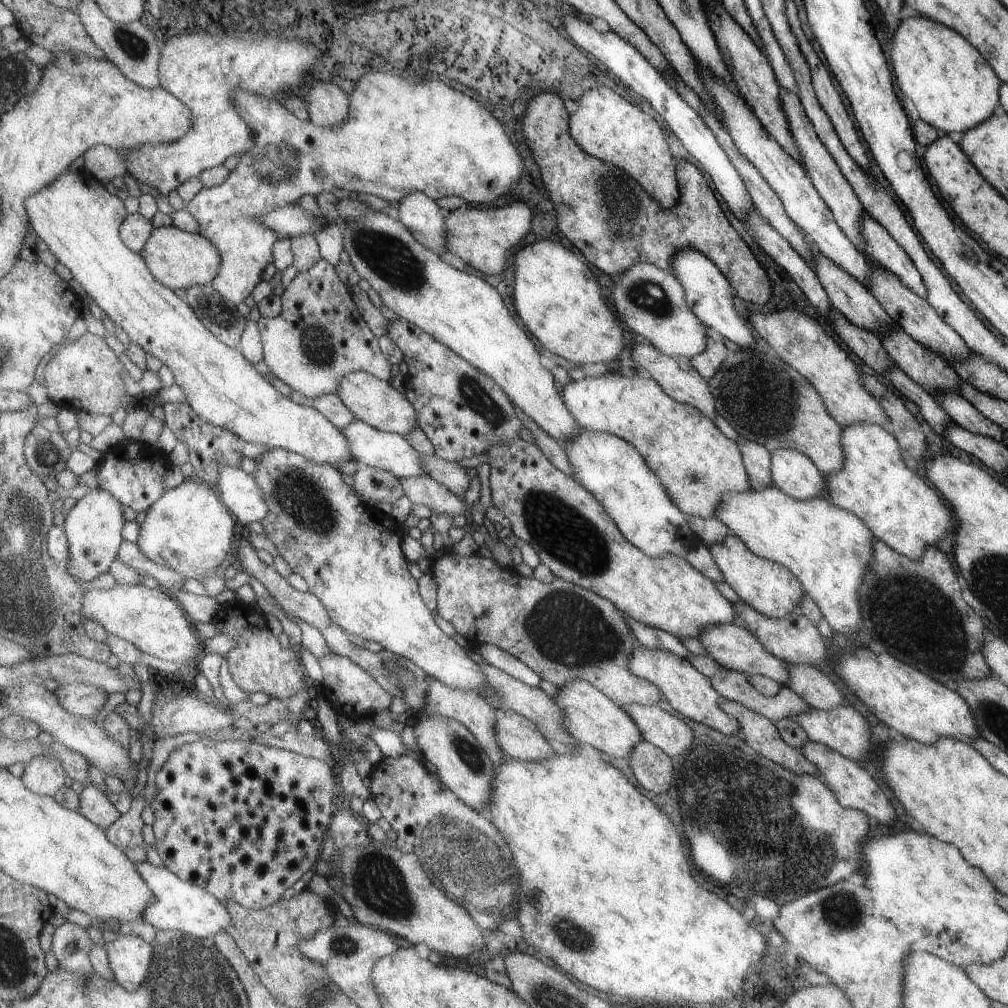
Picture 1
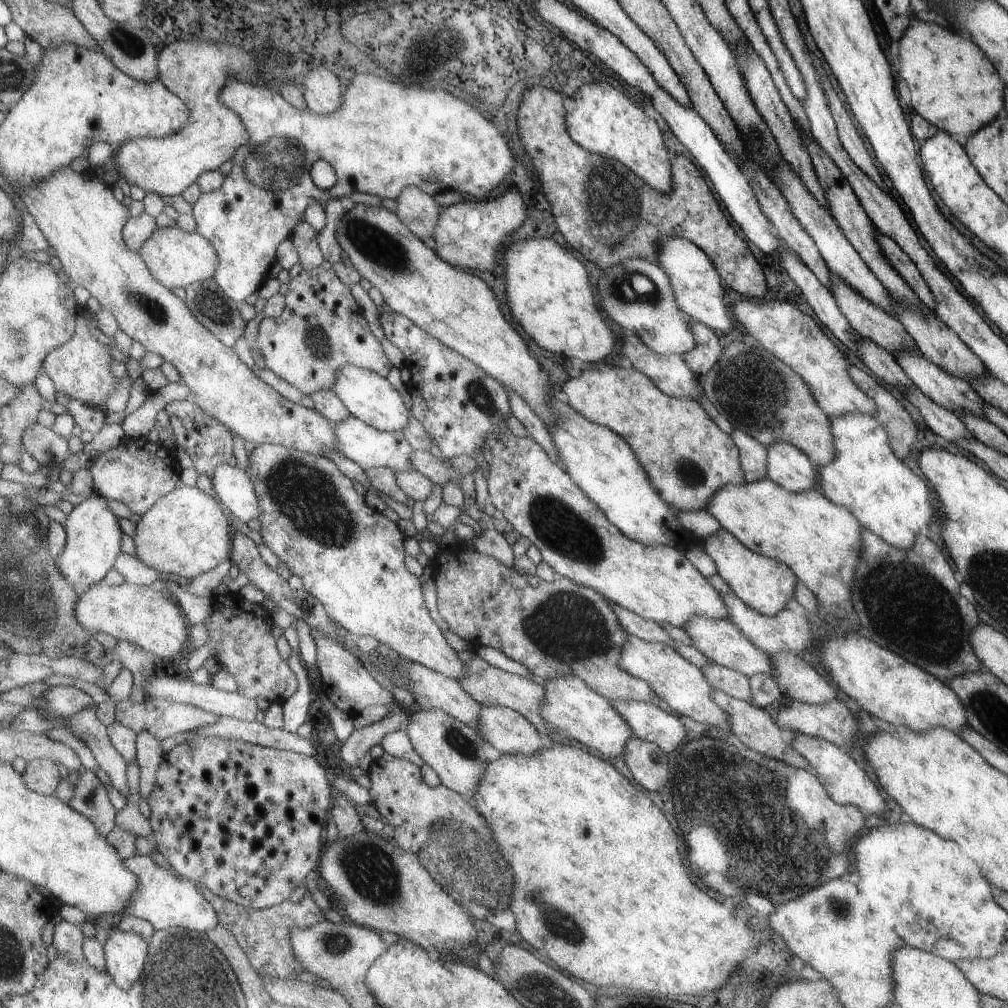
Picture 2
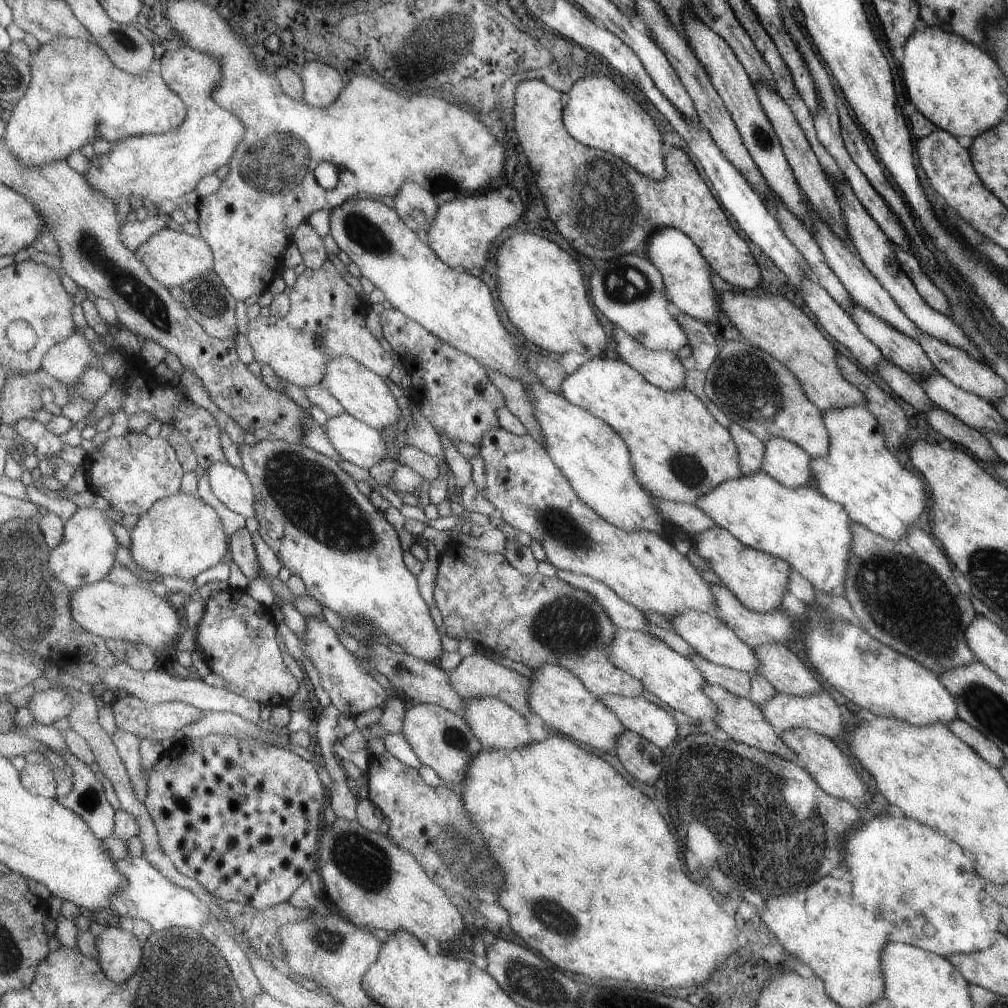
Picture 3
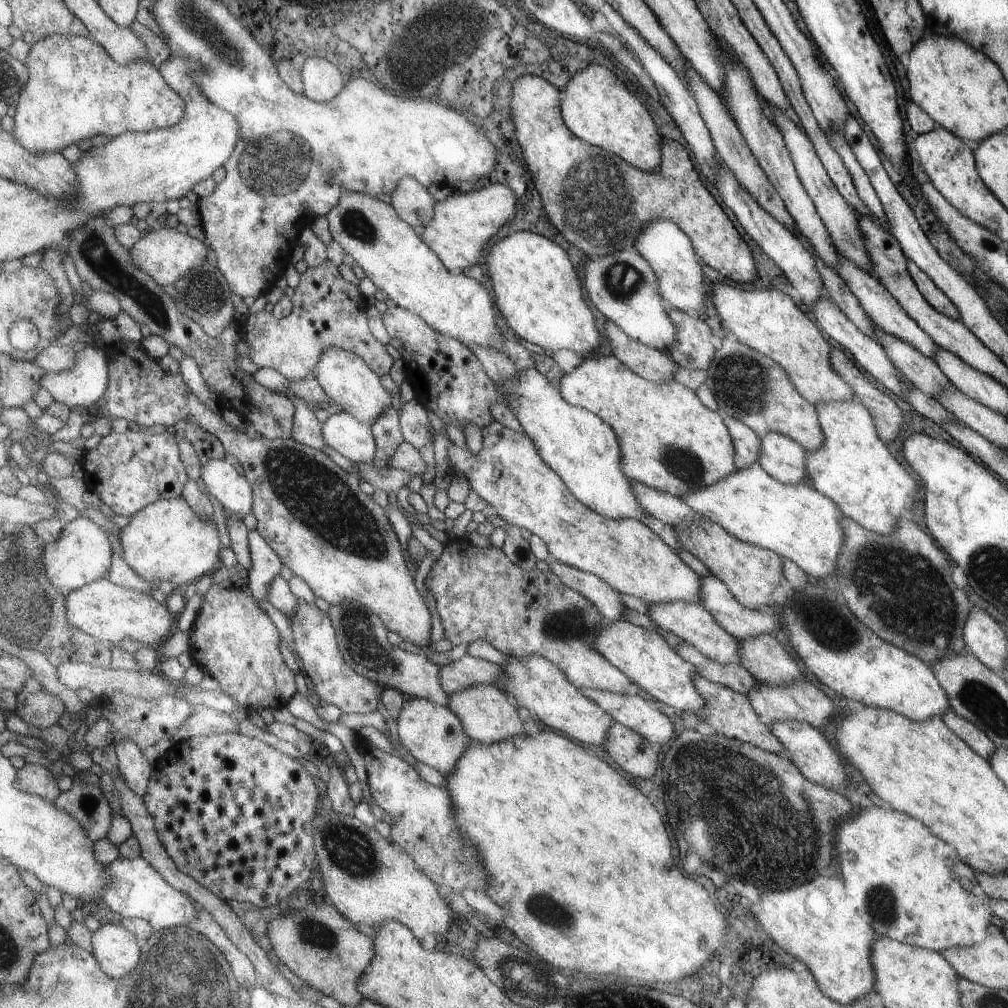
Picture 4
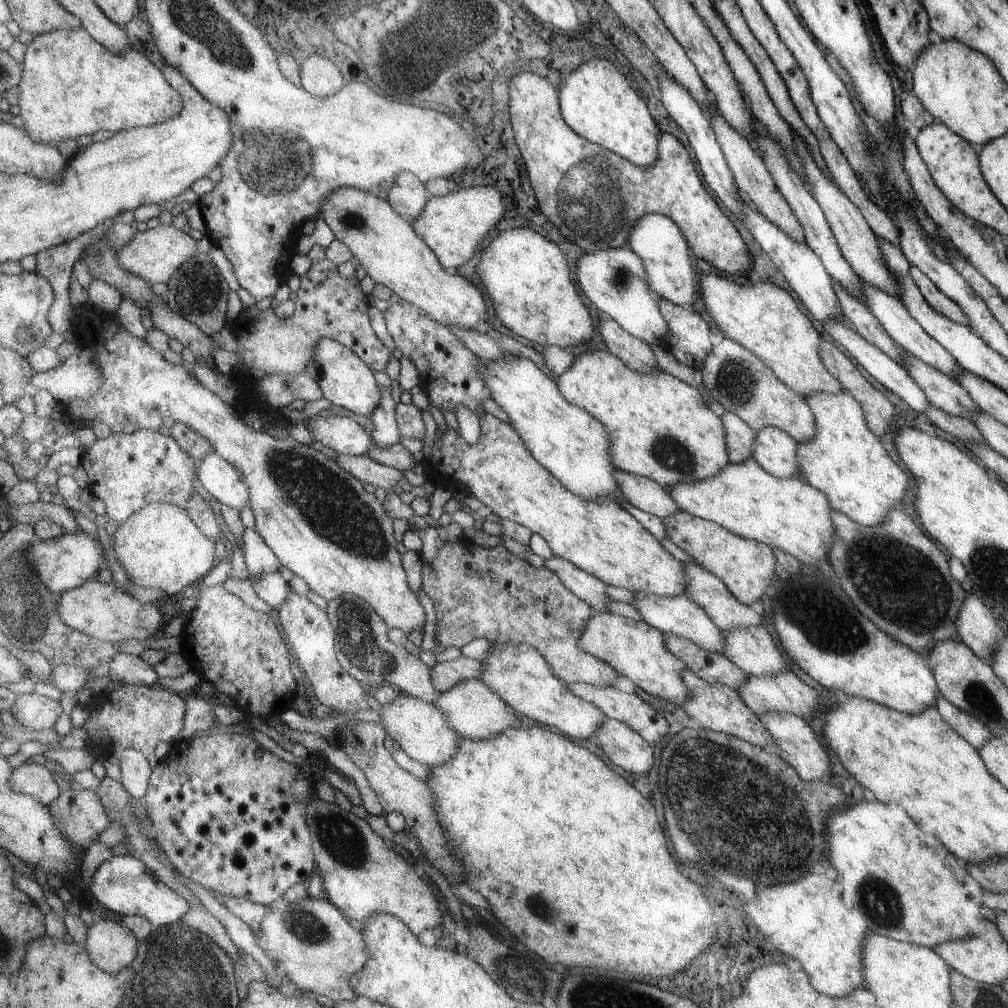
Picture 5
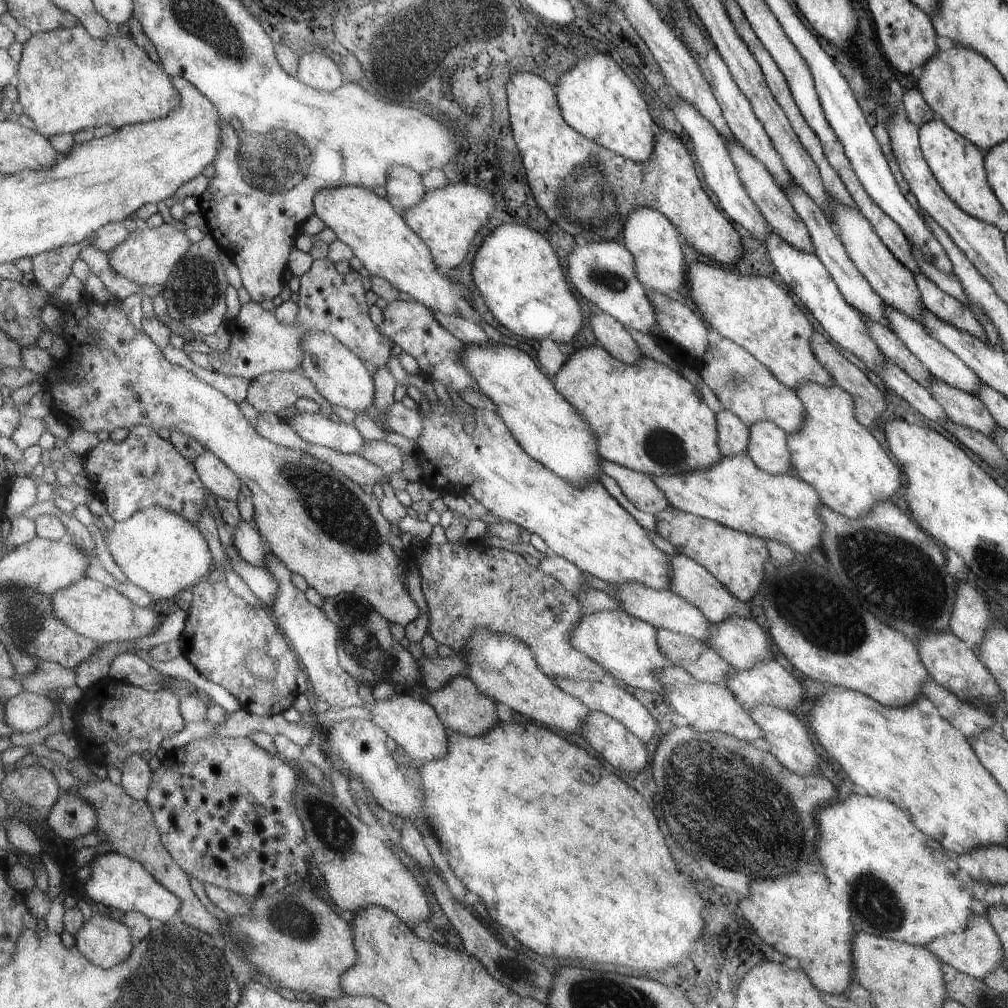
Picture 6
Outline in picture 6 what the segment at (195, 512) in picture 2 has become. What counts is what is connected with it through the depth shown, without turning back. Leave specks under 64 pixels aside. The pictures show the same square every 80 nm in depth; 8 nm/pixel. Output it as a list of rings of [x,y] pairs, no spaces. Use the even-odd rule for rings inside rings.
[[[163,507],[140,510],[130,519],[116,521],[112,527],[103,528],[101,534],[127,581],[151,594],[151,601],[177,596],[207,578],[215,568],[209,542],[197,526]]]

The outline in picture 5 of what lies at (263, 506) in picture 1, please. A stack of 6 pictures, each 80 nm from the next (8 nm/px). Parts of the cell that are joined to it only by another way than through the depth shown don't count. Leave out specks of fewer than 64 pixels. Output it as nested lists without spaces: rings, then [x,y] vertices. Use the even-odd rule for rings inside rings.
[[[216,452],[206,454],[198,465],[202,486],[223,505],[243,508],[250,502],[250,488],[242,472]]]

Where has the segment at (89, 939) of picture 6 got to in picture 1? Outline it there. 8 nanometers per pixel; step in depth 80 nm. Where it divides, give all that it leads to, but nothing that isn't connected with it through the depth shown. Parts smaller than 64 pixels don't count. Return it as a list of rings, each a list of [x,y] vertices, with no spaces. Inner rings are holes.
[[[135,933],[118,935],[114,941],[106,944],[106,949],[113,972],[115,973],[116,982],[129,992],[133,992],[147,980],[147,974],[149,974],[149,968],[151,968],[154,946],[142,936],[135,935]]]

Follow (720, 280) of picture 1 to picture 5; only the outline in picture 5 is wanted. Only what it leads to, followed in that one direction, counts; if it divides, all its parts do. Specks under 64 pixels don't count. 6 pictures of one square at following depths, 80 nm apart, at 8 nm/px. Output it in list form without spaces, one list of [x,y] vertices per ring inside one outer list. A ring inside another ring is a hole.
[[[655,213],[642,216],[635,223],[634,230],[631,231],[625,245],[642,258],[642,264],[647,272],[647,285],[655,294],[671,304],[691,308],[691,304],[695,302],[693,294],[697,290],[695,272],[689,264],[691,248],[683,237],[682,230],[673,221]]]

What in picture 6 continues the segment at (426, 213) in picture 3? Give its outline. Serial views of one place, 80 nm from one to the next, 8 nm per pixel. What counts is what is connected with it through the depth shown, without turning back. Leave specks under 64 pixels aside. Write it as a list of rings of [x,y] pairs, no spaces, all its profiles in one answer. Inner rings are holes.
[[[393,165],[388,170],[385,188],[387,198],[400,214],[405,209],[418,205],[428,191],[416,170],[401,165]]]

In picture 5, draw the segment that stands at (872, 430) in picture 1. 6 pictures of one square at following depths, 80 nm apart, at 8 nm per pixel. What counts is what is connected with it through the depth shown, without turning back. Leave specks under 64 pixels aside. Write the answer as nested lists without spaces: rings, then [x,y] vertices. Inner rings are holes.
[[[847,391],[832,395],[813,393],[805,399],[814,416],[815,432],[810,439],[796,442],[798,474],[813,488],[826,494],[833,510],[866,527],[882,523],[891,506],[901,500],[907,488],[907,476],[901,472],[901,468],[897,468],[897,464],[887,456],[879,440],[867,428],[861,405]]]

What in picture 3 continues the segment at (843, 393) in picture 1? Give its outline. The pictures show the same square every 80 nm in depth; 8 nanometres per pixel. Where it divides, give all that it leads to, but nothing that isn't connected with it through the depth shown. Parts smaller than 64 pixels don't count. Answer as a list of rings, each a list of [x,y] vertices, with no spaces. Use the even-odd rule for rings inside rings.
[[[723,291],[720,295],[722,296],[723,309],[721,315],[726,319],[726,322],[731,322],[735,326],[743,340],[747,339],[752,345],[763,349],[763,352],[786,365],[794,373],[807,398],[817,408],[824,411],[828,408],[840,409],[865,404],[863,393],[842,375],[839,364],[835,364],[835,350],[829,344],[829,340],[821,334],[821,330],[817,330],[817,326],[799,310],[799,307],[795,308],[793,306],[792,301],[781,295],[767,293],[764,295],[746,296],[745,294],[732,294],[729,291]]]

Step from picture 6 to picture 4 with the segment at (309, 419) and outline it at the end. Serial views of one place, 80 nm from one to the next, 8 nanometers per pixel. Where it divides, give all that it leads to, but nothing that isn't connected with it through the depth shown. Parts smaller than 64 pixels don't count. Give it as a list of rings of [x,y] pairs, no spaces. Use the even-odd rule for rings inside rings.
[[[342,411],[324,422],[323,436],[335,451],[355,464],[371,464],[377,456],[372,426]]]

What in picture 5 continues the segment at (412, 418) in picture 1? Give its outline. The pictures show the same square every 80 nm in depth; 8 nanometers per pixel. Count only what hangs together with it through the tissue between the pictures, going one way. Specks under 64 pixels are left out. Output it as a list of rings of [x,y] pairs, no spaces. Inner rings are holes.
[[[319,338],[314,358],[310,360],[307,372],[319,383],[324,396],[331,403],[342,406],[359,416],[370,417],[380,405],[382,387],[379,386],[371,367],[354,349],[331,338]]]

